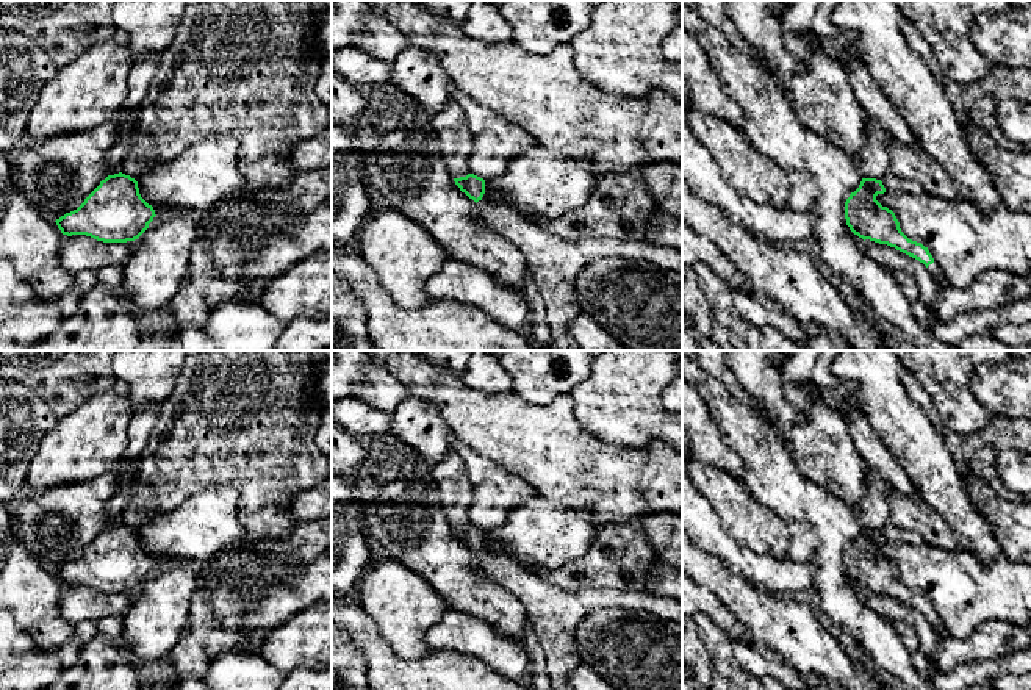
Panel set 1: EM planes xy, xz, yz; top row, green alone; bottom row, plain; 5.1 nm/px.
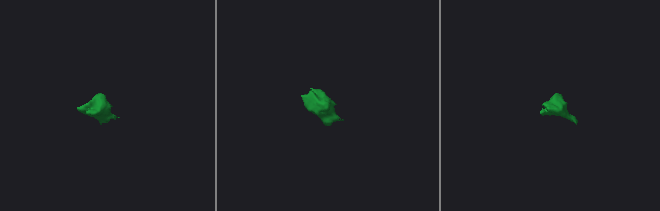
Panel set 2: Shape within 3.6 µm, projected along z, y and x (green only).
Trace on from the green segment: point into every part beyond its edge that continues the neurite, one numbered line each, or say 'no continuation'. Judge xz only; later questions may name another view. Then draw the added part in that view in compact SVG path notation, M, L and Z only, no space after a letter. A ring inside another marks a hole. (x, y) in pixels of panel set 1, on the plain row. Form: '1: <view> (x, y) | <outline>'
1: xz (554, 612) | M482 549L476 554L476 568L523 604L541 641L546 674L554 690L573 690L568 674L580 663L574 632L587 613L621 607L682 623L682 606L673 599L652 596L648 591L609 588L568 591L543 582L507 554Z

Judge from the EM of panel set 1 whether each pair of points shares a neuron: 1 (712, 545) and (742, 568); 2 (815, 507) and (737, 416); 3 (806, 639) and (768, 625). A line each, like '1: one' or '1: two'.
1: one
2: one
3: one

